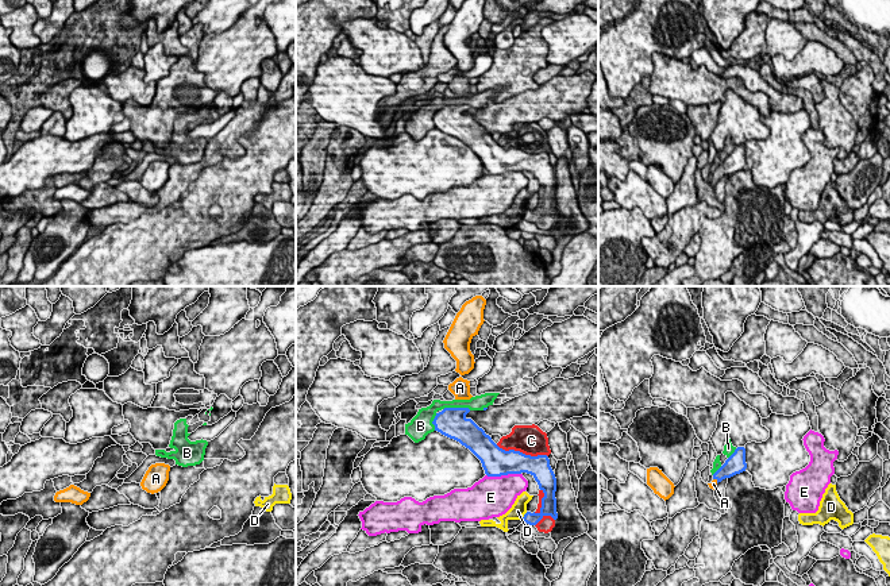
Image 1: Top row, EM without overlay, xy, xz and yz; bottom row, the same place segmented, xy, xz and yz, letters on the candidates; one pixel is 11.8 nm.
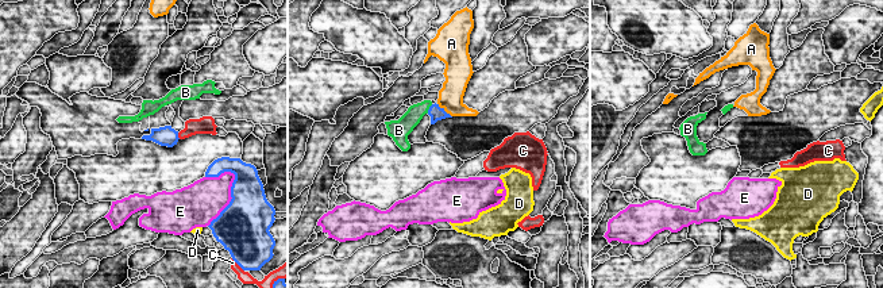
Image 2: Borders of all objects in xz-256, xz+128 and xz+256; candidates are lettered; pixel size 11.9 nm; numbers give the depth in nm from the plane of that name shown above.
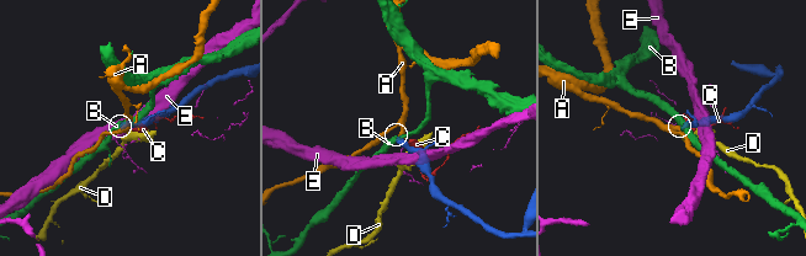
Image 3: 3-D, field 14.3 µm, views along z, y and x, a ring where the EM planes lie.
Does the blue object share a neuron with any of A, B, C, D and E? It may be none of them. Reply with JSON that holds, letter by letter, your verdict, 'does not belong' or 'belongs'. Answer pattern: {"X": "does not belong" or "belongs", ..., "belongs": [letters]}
{"A": "belongs", "B": "does not belong", "C": "does not belong", "D": "does not belong", "E": "does not belong", "belongs": ["A"]}

